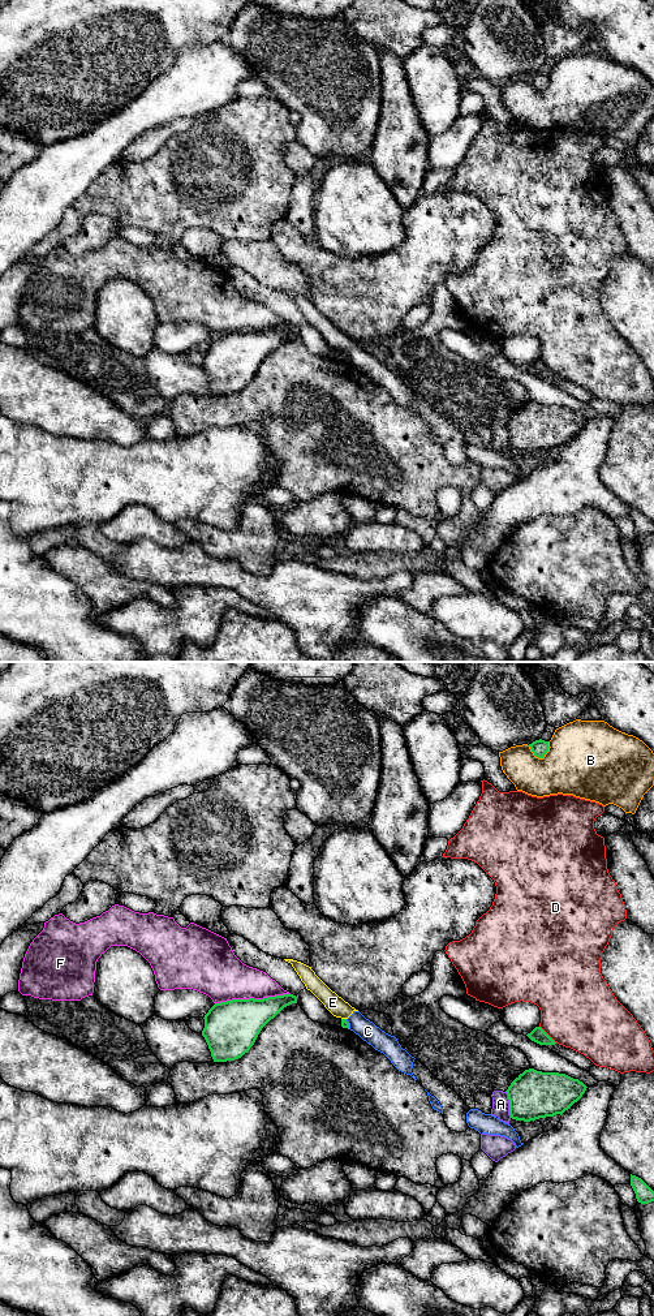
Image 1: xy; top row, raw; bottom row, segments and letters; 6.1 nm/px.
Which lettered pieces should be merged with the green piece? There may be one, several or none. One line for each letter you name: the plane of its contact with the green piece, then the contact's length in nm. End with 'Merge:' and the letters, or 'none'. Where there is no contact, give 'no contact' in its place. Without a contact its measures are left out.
Merge: none

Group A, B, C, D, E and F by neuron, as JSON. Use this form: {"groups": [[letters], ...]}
{"groups": [["A"], ["B"], ["C", "E"], ["D"], ["F"]]}

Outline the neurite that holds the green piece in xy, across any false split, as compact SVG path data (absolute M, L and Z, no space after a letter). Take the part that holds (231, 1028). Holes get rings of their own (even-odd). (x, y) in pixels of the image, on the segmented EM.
M293 994L215 1003L203 1018L202 1031L214 1062L241 1058L254 1045L262 1028L292 1003L297 1003Z

